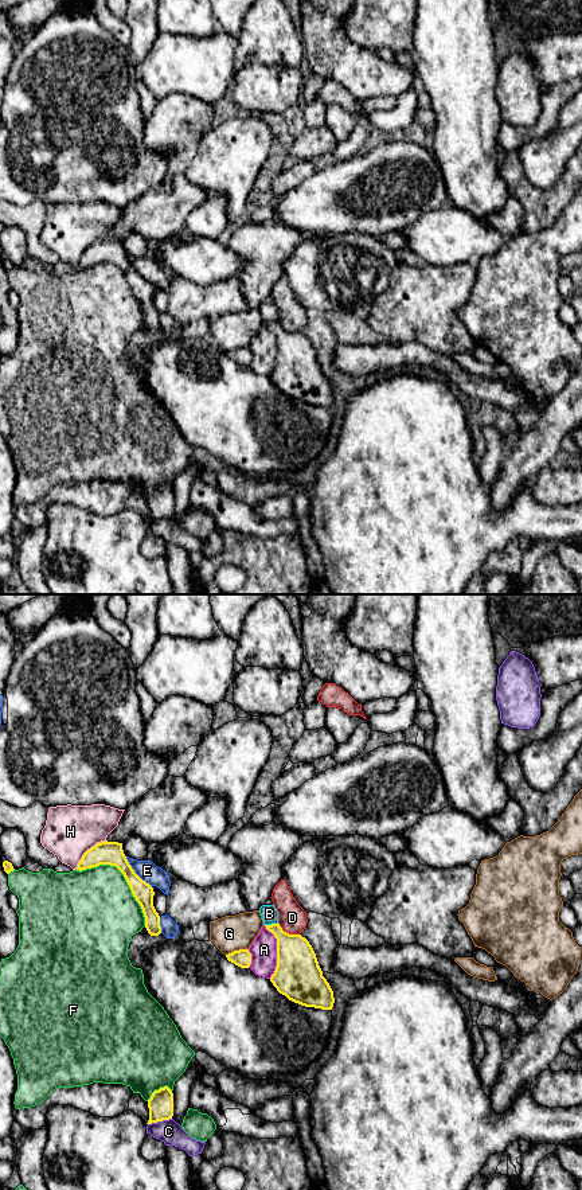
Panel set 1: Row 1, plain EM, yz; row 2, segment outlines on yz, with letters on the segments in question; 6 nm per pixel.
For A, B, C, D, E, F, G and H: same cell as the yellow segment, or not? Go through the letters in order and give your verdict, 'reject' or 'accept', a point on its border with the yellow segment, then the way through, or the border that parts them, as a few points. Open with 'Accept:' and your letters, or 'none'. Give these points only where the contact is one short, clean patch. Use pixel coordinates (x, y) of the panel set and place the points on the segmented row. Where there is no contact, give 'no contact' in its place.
Accept: none
A: reject | yz (277, 952)
B: reject | yz (272, 924)
C: reject | yz (159, 1120)
D: reject | yz (288, 933)
E: reject | yz (133, 871)
F: reject | yz (124, 876)
G: reject | yz (237, 951)
H: reject | yz (86, 851) | along yz (105, 839), (92, 846), (75, 869)

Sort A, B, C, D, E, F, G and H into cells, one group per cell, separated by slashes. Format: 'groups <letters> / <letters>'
groups A / B / C / D / E / F / G / H

